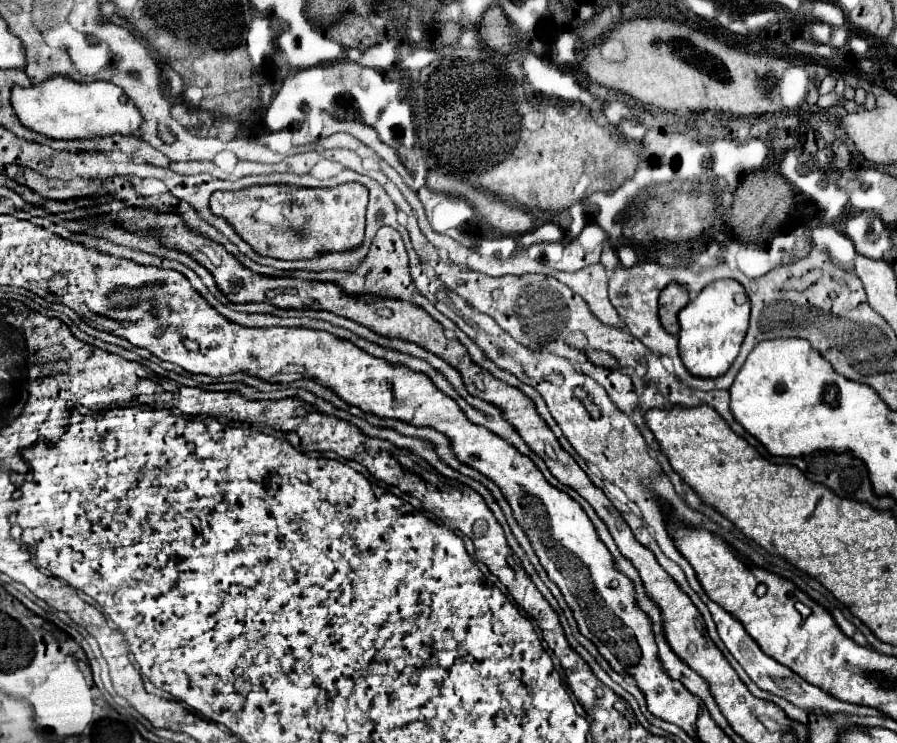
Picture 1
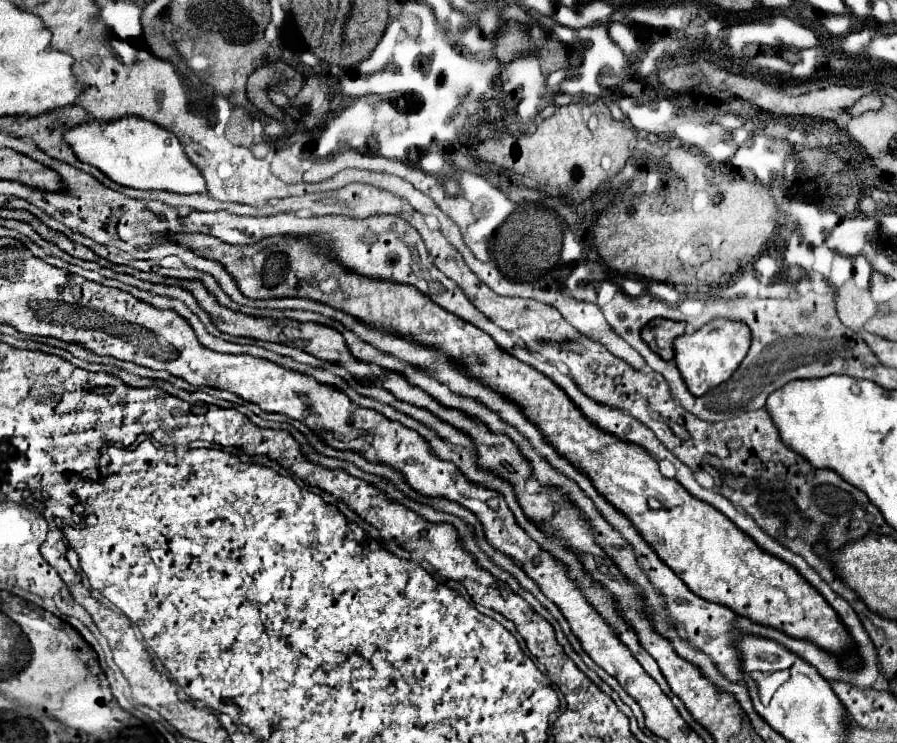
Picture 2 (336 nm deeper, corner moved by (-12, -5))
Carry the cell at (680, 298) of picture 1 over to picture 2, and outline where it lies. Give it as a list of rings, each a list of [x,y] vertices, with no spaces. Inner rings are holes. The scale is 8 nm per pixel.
[[[655,318],[651,320],[643,332],[641,338],[665,360],[673,360],[675,350],[673,350],[673,340],[685,332],[685,322],[677,320],[667,320],[667,318]]]

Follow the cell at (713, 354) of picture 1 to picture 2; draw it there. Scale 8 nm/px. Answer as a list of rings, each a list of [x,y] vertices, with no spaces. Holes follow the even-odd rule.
[[[715,318],[705,328],[699,328],[691,334],[681,334],[675,340],[675,364],[689,388],[691,394],[703,396],[711,388],[729,380],[729,376],[737,370],[741,360],[745,358],[751,344],[751,330],[747,324],[727,318]]]

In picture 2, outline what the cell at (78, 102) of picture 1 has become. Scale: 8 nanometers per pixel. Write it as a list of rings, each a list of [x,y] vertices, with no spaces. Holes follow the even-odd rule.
[[[133,114],[121,116],[121,118],[105,122],[105,126],[93,118],[91,122],[83,122],[83,124],[77,124],[73,128],[65,130],[63,138],[81,162],[87,162],[87,164],[99,168],[105,176],[109,176],[117,184],[141,188],[141,190],[171,190],[171,192],[179,192],[179,194],[207,192],[201,172],[189,162],[189,158],[185,156],[185,150],[181,148],[177,136],[173,132],[149,122],[149,120],[139,118],[139,116],[133,116]]]

